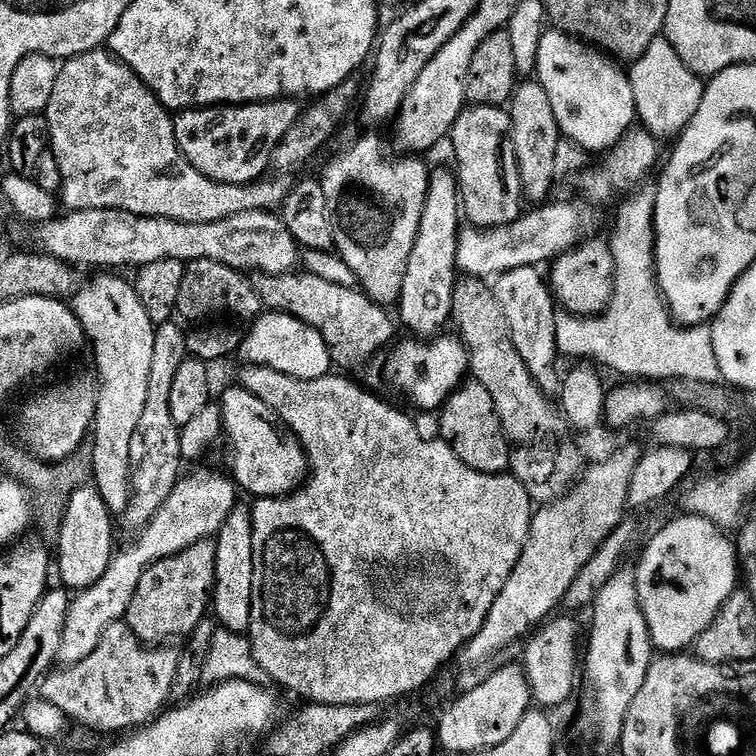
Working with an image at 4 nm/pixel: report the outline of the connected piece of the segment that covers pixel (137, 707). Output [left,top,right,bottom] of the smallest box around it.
[42,622,180,734]

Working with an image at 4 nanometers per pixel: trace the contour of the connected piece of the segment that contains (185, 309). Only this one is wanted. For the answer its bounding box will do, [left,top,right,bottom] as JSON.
[176,258,265,326]

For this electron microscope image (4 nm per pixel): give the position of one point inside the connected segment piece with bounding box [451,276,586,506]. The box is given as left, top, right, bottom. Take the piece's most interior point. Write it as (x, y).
(545, 458)

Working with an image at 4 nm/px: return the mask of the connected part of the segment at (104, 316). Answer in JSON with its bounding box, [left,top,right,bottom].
[70,275,157,514]

